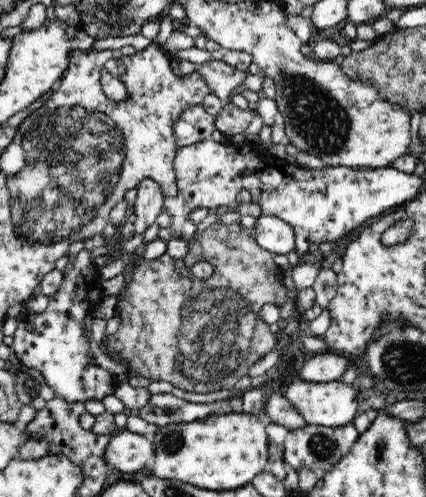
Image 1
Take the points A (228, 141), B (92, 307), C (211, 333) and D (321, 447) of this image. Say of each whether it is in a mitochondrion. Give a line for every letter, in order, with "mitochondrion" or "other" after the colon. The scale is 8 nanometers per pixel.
A: other
B: other
C: mitochondrion
D: mitochondrion

